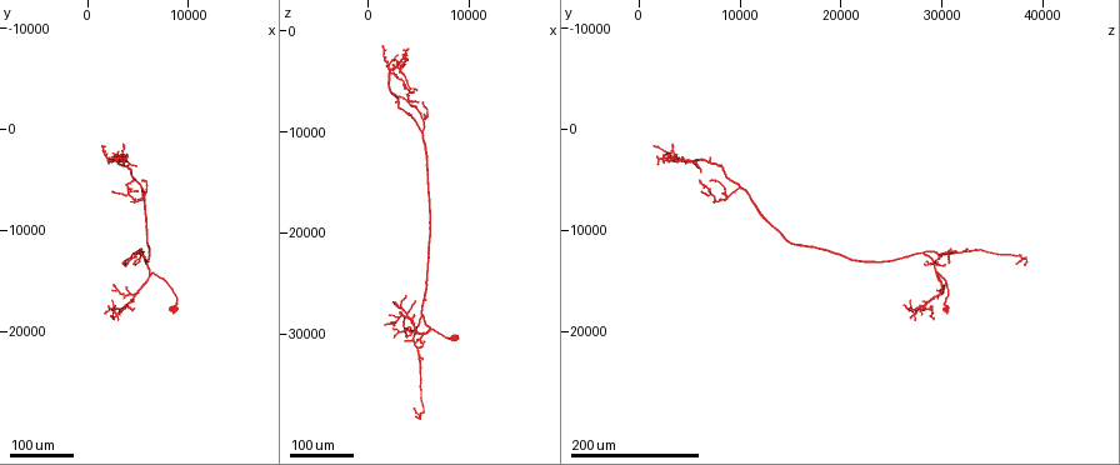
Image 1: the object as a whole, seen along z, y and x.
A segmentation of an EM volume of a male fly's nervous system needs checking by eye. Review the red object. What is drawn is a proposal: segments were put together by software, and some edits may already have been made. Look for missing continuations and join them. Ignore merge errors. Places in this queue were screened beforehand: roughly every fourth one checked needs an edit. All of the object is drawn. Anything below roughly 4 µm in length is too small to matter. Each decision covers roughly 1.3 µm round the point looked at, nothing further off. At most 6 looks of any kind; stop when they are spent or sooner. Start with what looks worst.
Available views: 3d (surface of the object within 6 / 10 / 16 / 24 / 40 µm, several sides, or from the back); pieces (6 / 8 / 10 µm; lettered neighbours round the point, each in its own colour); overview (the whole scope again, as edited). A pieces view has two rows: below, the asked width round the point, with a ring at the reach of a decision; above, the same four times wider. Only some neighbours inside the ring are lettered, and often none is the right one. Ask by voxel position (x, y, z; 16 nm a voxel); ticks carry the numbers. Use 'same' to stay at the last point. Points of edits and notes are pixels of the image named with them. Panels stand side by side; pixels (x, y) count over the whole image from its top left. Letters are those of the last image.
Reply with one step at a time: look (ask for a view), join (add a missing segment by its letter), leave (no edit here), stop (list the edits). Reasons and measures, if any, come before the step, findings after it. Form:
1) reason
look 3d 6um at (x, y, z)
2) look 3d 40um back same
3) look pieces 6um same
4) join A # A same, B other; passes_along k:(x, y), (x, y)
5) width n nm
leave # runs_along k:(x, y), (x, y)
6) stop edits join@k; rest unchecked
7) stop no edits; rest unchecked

look 3d 40um at (4800, 12600, 29800)

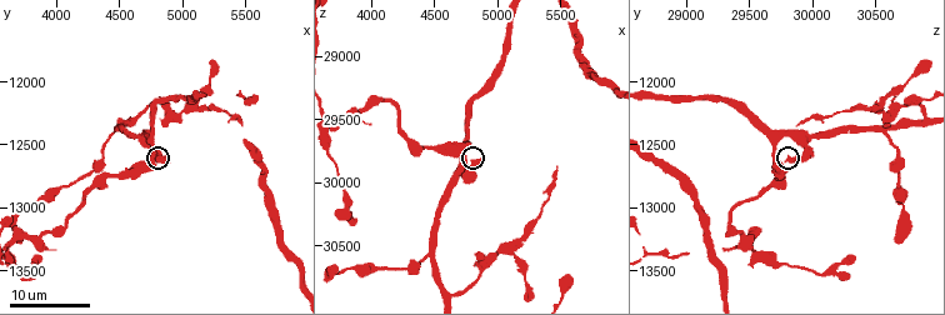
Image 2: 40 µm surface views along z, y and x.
look pieces 10um at (4900, 12640, 29800)

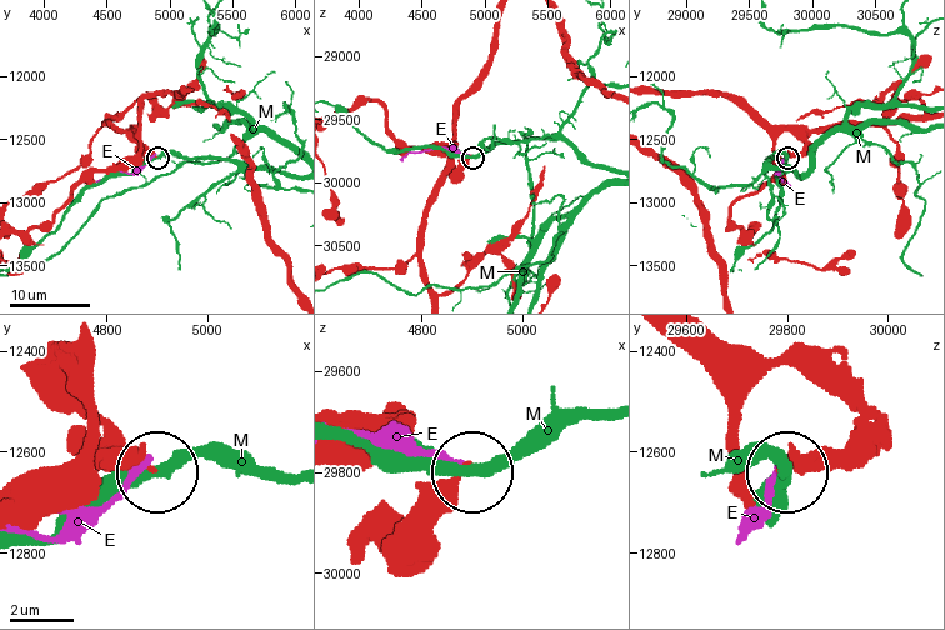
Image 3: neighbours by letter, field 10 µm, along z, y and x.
width 250 nm
leave # E other, M other; no lettered segment goes on from it

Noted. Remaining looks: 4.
thin end
look 3d 24um at (2600, 16800, 27000)

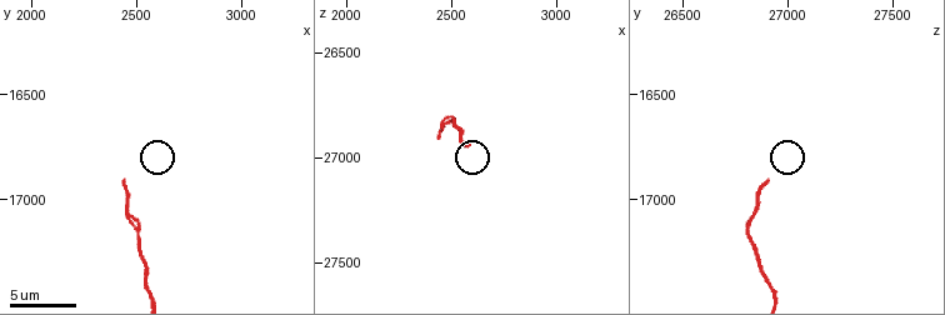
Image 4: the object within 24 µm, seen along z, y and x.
look pieces 6um at (2440, 16920, 26900)

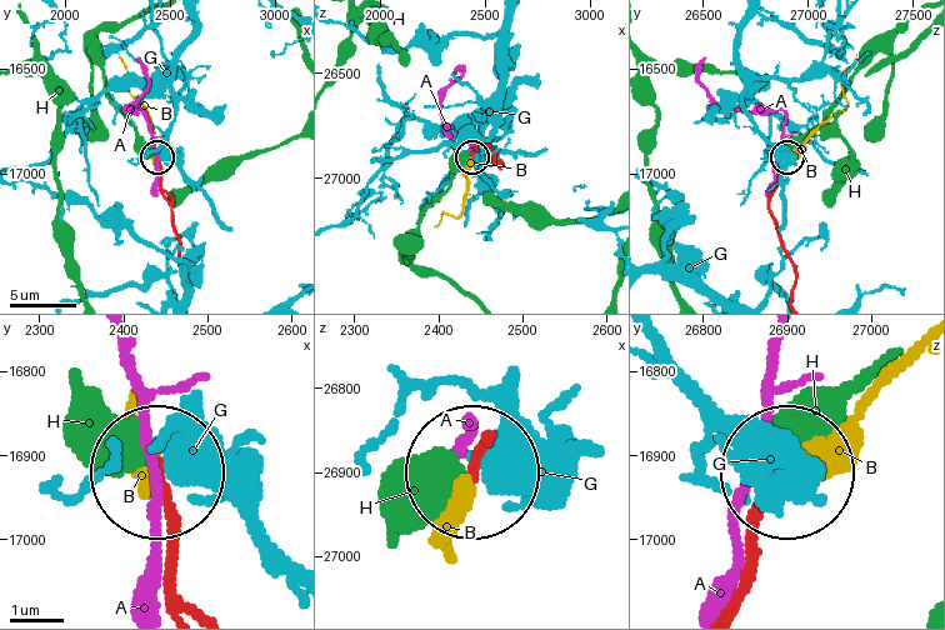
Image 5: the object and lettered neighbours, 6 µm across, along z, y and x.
join B # A other, B same, G other, H other; it goes on there

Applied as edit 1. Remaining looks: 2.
branch stops here
look 3d 40um at (2800, 17600, 28400)

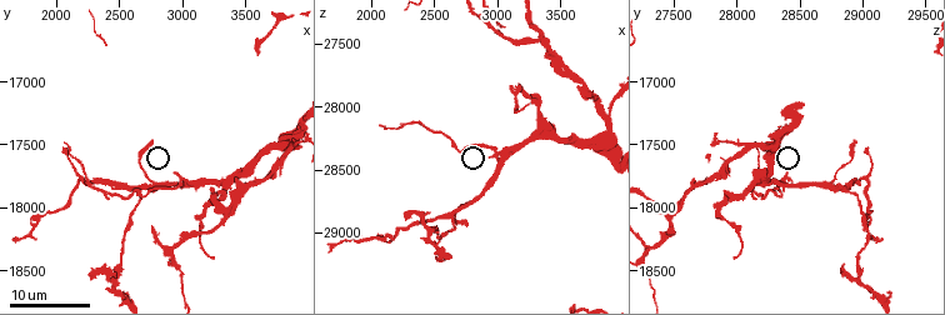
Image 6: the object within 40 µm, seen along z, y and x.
what lies round it
look pieces 10um at (2920, 17740, 28380)

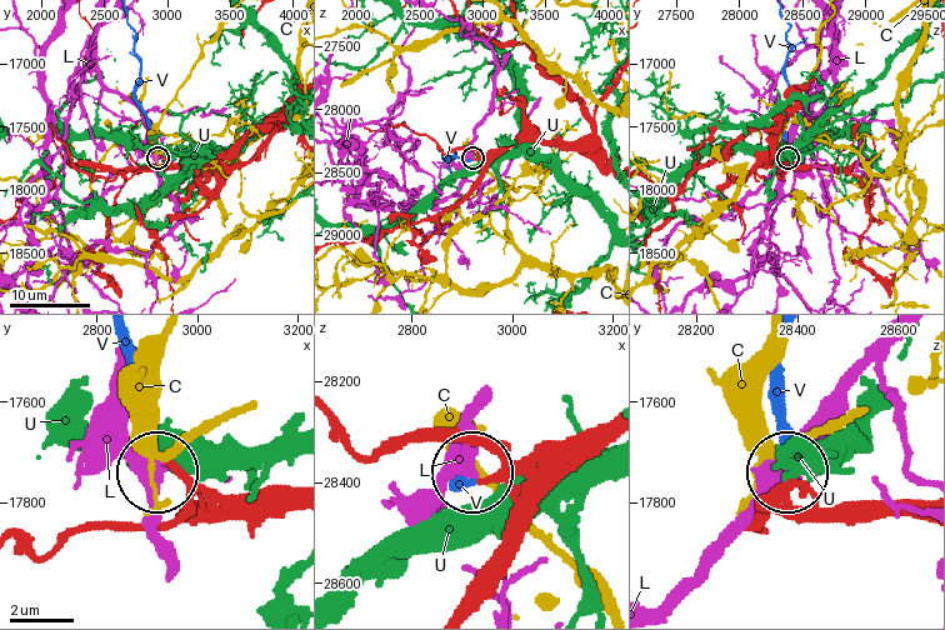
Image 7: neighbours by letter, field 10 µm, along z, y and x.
width 190 nm
join V # C other, L other, U other, V same; it goes on there

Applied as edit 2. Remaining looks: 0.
stop edits join@5, join@7; rest unchecked

